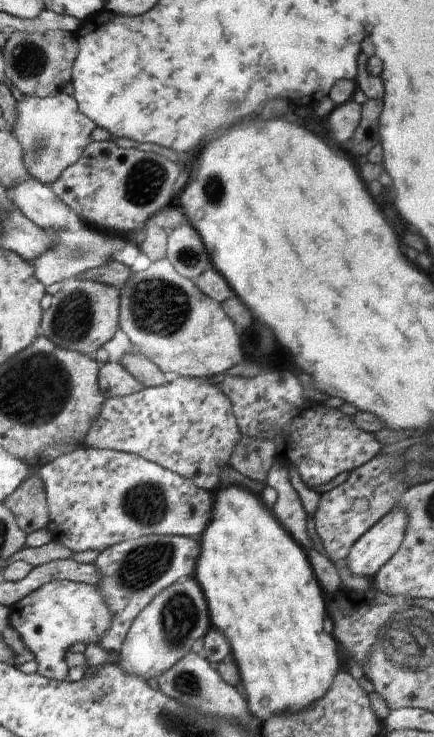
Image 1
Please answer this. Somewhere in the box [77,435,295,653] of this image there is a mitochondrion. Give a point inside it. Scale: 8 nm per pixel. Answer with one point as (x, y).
(145, 563)

